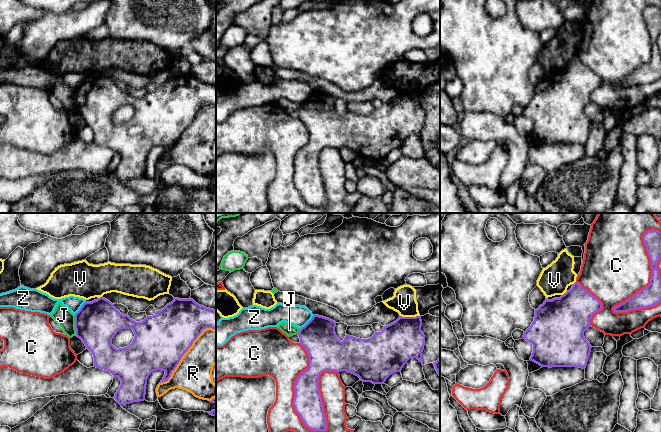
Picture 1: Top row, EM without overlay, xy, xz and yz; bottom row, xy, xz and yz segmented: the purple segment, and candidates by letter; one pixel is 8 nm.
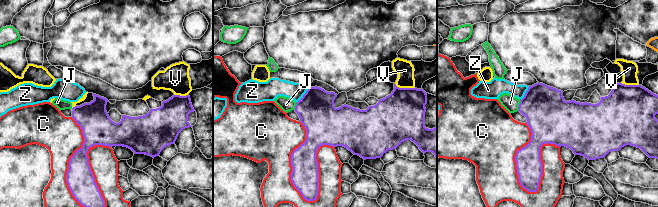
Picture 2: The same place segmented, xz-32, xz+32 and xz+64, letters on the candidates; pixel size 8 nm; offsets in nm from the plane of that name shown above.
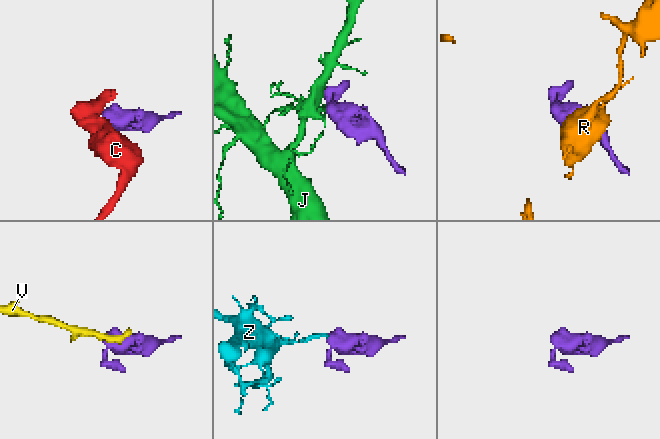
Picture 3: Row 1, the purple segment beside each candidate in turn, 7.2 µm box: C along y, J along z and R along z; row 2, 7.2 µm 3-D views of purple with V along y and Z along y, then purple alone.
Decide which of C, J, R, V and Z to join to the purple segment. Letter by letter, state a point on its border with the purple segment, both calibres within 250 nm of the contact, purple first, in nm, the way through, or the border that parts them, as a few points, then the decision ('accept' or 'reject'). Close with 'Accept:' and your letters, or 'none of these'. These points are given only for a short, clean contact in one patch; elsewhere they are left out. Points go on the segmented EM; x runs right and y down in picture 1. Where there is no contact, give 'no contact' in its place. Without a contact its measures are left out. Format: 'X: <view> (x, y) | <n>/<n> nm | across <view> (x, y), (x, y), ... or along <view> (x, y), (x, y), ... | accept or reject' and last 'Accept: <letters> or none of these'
C: xz (295, 393) | 220/300 nm | reject
J: xy (75, 325) | 340/150 nm | along xy (74, 315), (76, 334) | reject
R: xy (186, 351) | 420/280 nm | reject
V: xz (410, 317) | 320/190 nm | reject
Z: xz (308, 322) | 280/170 nm | along xz (313, 315), (301, 328) | reject
Accept: none of these

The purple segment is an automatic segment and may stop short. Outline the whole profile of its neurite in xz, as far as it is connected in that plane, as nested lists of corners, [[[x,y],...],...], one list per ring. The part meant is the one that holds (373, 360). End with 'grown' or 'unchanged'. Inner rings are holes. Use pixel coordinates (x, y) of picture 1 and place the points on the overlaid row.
[[[319,315],[300,329],[298,336],[300,344],[309,355],[309,367],[296,379],[294,385],[293,406],[305,426],[313,431],[327,429],[326,417],[323,409],[318,383],[319,376],[324,371],[347,371],[360,378],[363,382],[383,384],[393,373],[400,372],[410,358],[417,358],[422,364],[422,352],[425,336],[421,331],[421,316],[402,317],[383,327],[381,332],[368,339],[360,339],[346,334],[340,341],[335,333],[336,322]]]; unchanged

